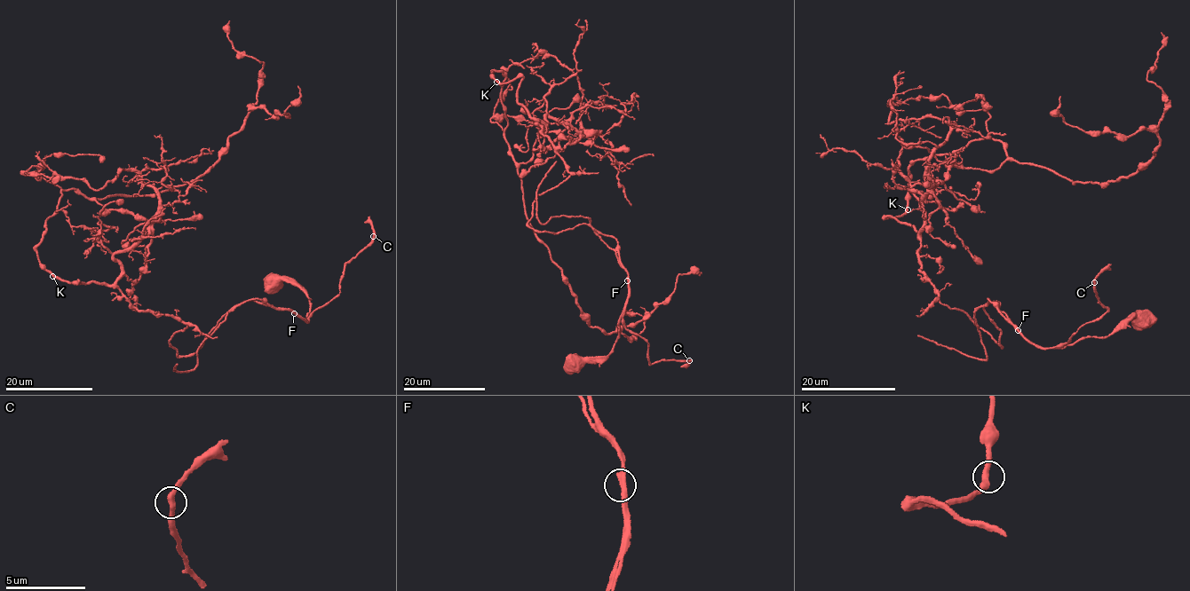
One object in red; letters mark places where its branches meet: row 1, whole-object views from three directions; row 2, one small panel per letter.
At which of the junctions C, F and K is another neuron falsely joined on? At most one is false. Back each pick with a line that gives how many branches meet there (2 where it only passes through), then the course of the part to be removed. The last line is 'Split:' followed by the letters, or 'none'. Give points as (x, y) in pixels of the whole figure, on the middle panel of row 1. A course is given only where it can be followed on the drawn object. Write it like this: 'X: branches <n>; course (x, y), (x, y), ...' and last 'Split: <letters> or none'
F: branches 2; course (627, 280), (628, 274), (614, 249), (588, 218), (554, 216), (543, 224), (539, 220), (537, 186), (557, 161)
Split: F

